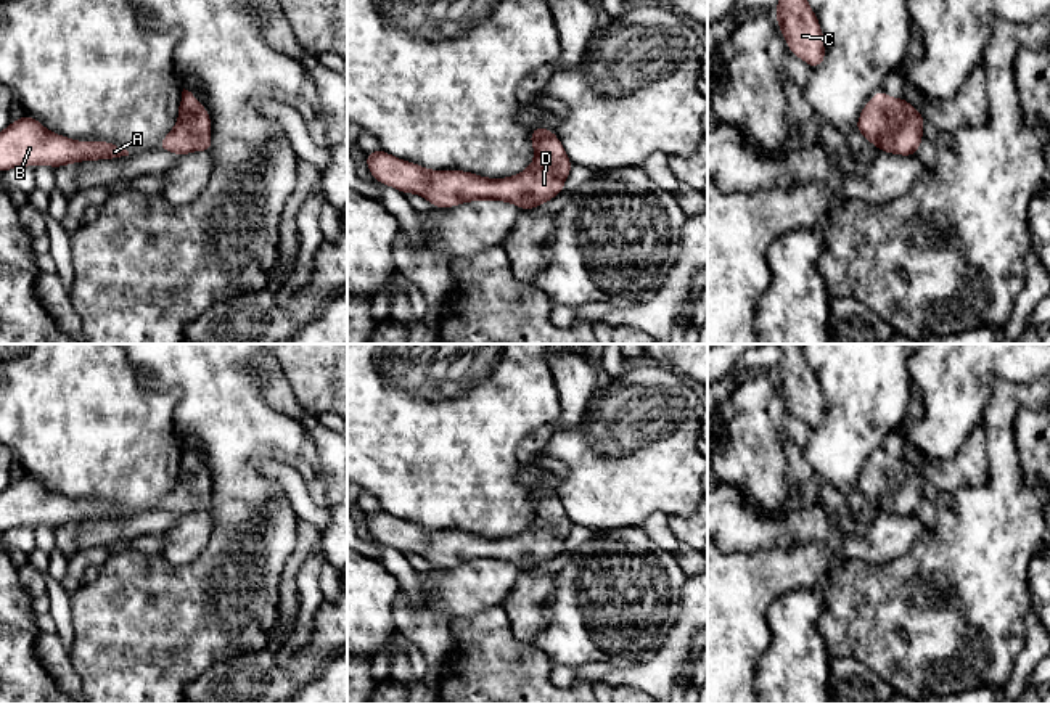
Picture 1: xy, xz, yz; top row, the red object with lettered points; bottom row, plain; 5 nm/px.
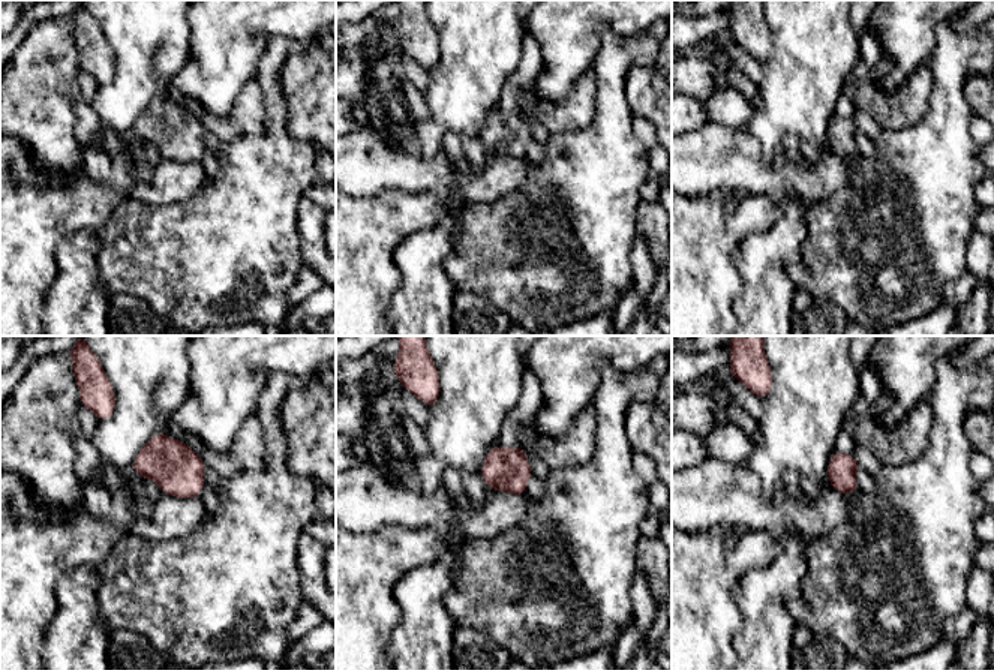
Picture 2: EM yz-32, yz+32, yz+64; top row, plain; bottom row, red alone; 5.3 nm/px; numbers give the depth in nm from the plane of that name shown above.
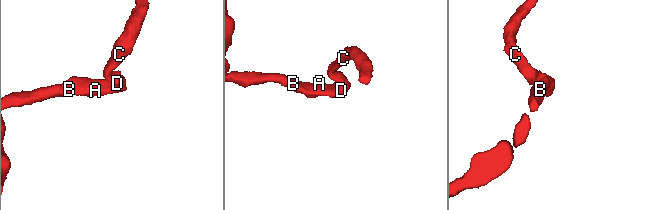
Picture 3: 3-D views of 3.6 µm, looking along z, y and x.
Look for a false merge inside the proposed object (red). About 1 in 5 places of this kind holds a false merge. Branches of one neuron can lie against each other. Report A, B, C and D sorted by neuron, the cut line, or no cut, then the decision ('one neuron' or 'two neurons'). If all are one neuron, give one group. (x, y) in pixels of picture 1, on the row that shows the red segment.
A B C D; no cut; one neuron

